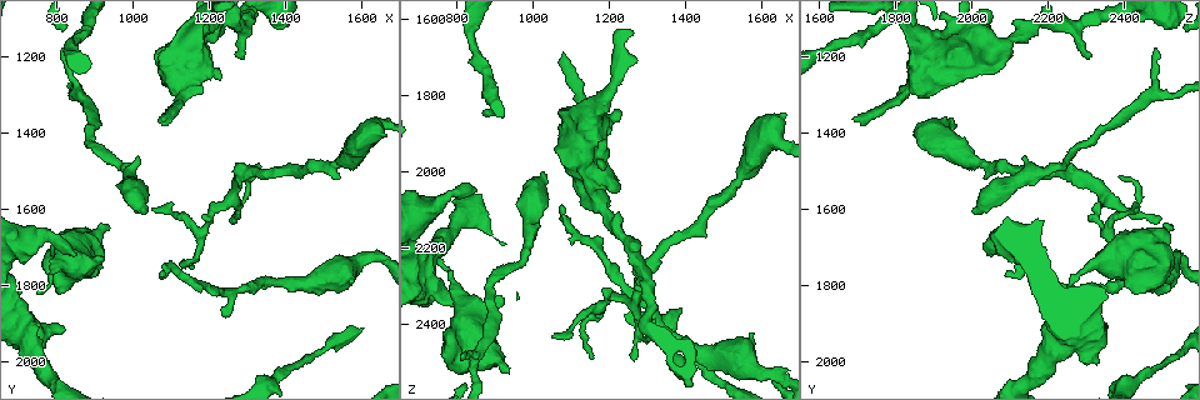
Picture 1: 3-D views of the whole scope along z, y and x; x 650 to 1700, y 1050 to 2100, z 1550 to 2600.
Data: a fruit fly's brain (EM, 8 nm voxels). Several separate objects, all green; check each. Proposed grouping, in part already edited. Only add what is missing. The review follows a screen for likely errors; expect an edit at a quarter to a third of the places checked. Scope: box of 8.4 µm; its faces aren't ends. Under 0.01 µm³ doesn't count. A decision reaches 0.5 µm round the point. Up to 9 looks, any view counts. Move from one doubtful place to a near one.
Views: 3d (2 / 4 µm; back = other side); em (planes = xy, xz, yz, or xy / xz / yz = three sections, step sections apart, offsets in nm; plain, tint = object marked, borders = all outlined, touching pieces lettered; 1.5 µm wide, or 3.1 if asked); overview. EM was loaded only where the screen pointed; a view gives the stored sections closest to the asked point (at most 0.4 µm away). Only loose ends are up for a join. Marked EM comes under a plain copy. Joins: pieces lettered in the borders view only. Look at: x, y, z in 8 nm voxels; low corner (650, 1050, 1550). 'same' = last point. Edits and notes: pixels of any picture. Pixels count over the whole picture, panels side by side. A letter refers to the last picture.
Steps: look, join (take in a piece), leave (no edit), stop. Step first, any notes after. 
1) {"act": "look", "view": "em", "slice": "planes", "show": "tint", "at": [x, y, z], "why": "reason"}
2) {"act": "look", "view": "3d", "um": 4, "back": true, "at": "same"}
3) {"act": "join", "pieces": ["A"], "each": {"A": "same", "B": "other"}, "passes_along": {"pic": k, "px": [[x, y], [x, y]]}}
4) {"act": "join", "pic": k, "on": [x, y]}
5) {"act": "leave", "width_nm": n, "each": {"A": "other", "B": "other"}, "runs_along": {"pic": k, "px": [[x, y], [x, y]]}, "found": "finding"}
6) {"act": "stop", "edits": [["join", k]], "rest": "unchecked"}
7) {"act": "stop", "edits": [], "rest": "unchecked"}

{"act": "look", "view": "em", "slice": "planes", "show": "borders", "at": [1265, 1190, 2315], "why": "an open end"}

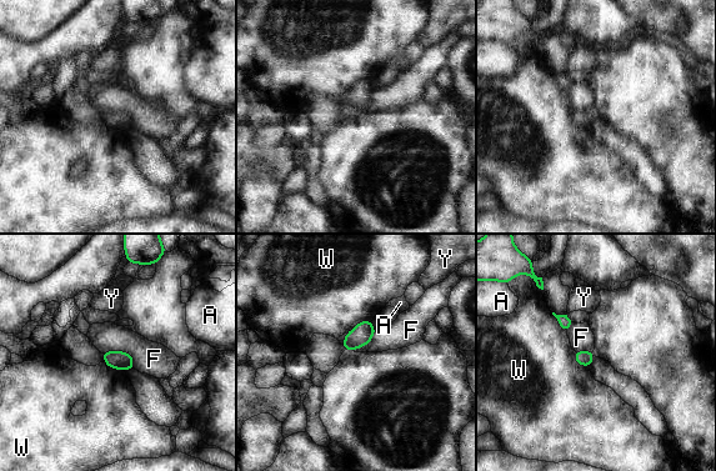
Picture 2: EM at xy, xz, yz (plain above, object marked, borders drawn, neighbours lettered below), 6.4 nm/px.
{"act": "leave", "each": {"A": "other", "F": "other", "W": "other", "Y": "other"}, "border": {"pic": 2, "px": [[101, 352], [126, 351], [134, 367]]}, "found": "none of them fits"}

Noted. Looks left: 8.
{"act": "look", "view": "3d", "um": 2, "at": [920, 1730, 2330], "why": "stops while still wide"}

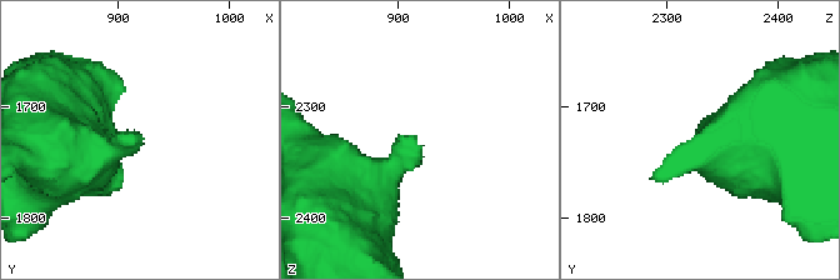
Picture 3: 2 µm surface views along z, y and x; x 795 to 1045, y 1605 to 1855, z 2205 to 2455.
{"act": "look", "view": "em", "slice": "xz", "step": 8, "show": "borders", "at": [914, 1724, 2326], "why": "now the EM"}

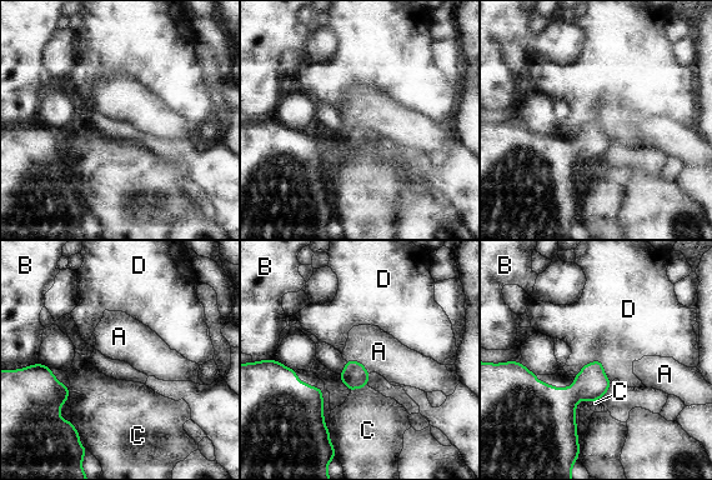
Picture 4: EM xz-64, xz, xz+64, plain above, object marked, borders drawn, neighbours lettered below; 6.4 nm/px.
{"act": "look", "view": "em", "slice": "yz", "step": 8, "show": "borders", "at": "same", "why": "another direction"}

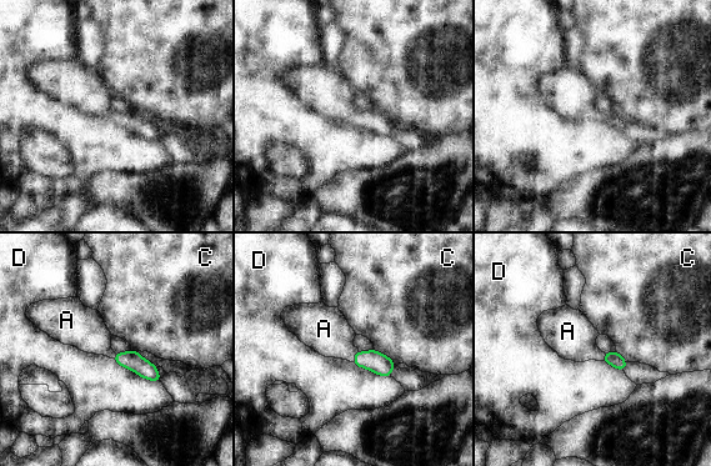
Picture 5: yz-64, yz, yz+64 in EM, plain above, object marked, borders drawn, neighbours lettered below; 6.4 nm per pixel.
{"act": "join", "pieces": ["A"], "each": {"A": "same", "C": "other", "D": "other"}, "passes_along": {"pic": 5, "px": [[379, 364], [354, 356], [325, 330]]}, "found": "it goes on there"}

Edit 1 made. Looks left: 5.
{"act": "look", "view": "overview", "why": "redraw"}

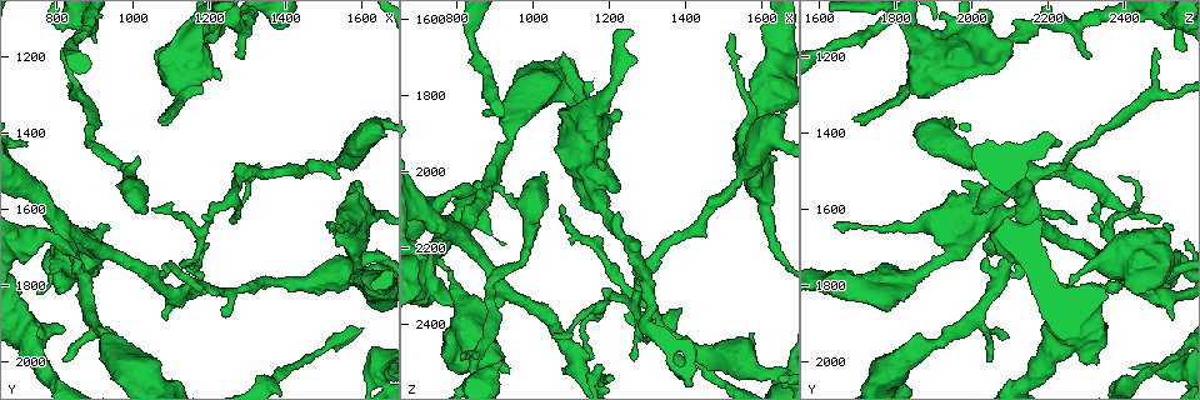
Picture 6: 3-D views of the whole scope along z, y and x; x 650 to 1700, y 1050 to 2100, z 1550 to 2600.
{"act": "look", "view": "em", "slice": "planes", "show": "borders", "at": [1025, 1610, 2005]}

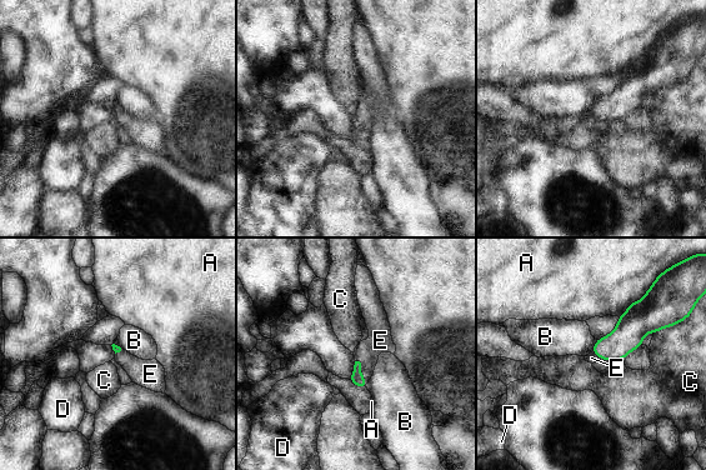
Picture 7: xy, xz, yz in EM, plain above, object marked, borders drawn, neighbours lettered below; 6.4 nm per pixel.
{"act": "join", "pieces": ["E"], "longest_contact_nm": ["A", 280], "each": {"A": "other", "B": "other", "C": "other", "D": "other", "E": "same"}, "found": "it goes on there"}

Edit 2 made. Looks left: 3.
{"act": "look", "view": "3d", "um": 4, "at": [955, 1940, 2095], "why": "thin end"}

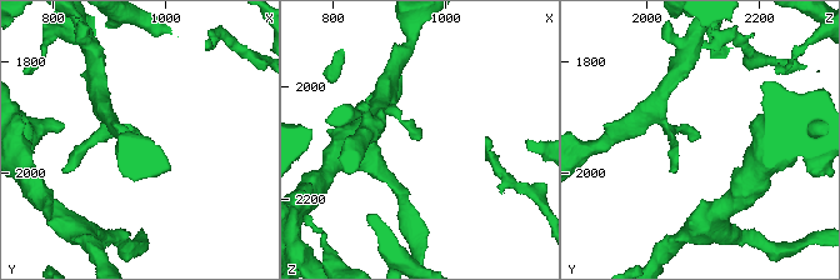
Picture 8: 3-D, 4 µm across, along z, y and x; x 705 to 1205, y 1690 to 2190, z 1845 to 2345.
{"act": "look", "view": "em", "slice": "planes", "show": "tint", "at": [955, 1930, 2100]}

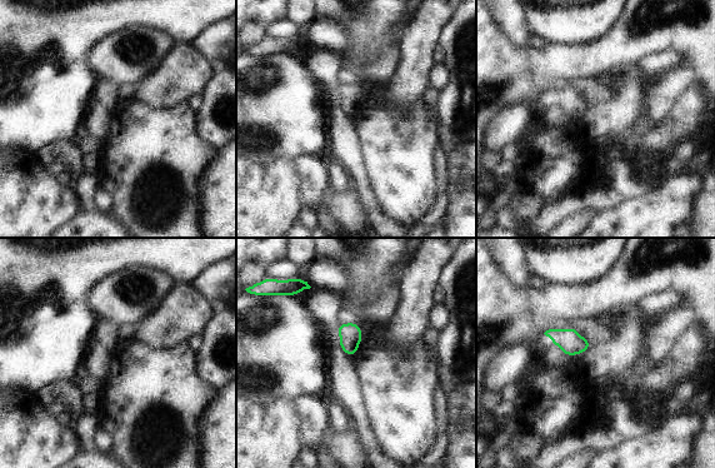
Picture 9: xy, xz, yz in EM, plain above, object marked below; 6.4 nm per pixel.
{"act": "look", "view": "em", "slice": "planes", "show": "borders", "at": "same"}

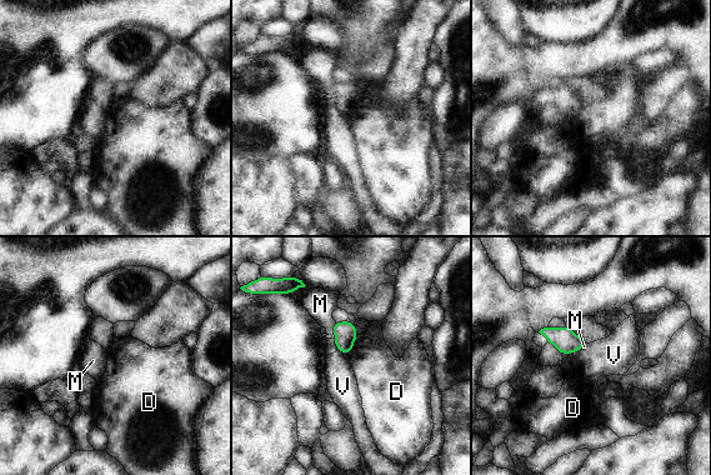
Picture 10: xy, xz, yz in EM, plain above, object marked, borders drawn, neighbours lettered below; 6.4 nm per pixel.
{"act": "leave", "longest_contact_nm": ["M", 180], "each": {"D": "other", "M": "other", "V": "other"}, "border": {"pic": 10, "px": [[357, 335], [349, 354]]}, "found": "no lettered piece goes on from it"}

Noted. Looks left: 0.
{"act": "stop", "edits": [["join", 5], ["join", 7]], "rest": "unchecked"}

